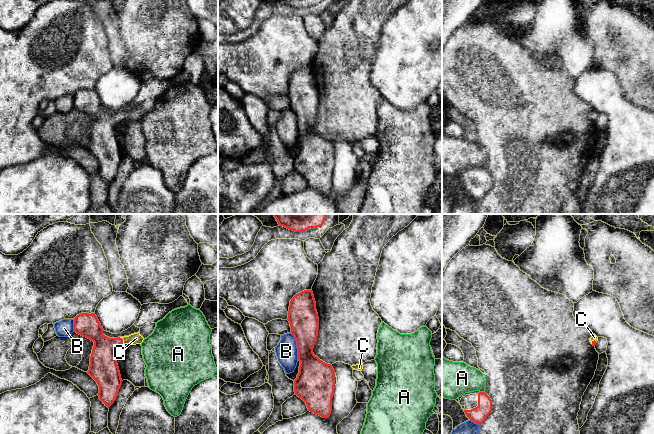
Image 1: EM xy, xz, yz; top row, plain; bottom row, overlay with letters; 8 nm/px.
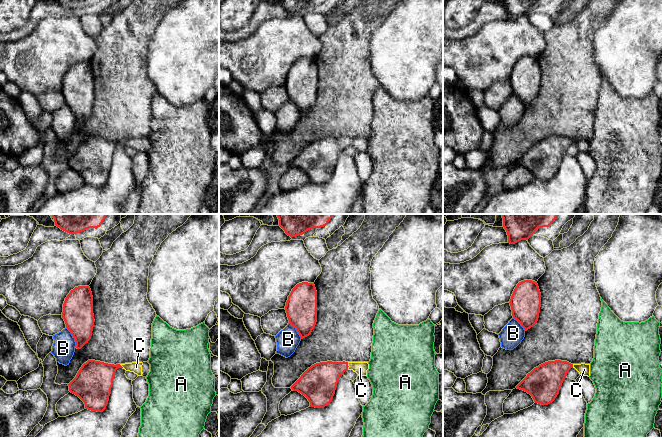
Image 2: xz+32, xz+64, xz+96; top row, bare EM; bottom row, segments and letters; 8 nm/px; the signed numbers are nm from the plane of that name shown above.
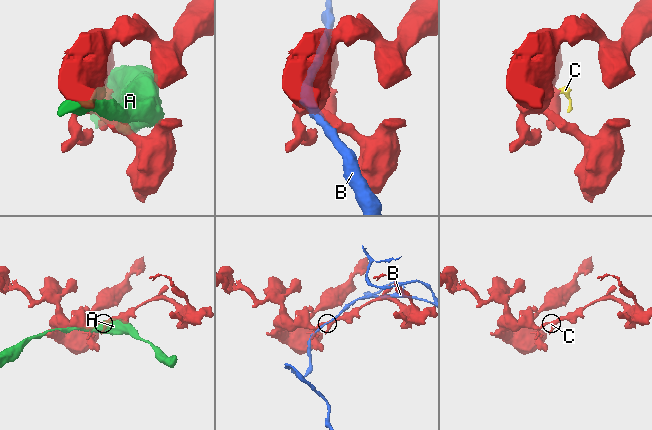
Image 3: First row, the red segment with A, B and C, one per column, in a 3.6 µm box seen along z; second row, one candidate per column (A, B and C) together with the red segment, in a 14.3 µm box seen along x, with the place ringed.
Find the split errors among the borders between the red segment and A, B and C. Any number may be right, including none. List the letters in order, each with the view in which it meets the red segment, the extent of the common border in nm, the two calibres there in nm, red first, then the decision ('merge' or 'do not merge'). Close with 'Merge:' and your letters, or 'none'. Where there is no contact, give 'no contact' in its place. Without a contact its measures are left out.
A: contact in yz; length 40 nm; calibres 120 and 280 nm; do not merge
B: contact in xz; length 240 nm; calibres 240 and 180 nm; do not merge
C: contact in xy; length 70 nm; calibres 220 and 90 nm; merge
Merge: C

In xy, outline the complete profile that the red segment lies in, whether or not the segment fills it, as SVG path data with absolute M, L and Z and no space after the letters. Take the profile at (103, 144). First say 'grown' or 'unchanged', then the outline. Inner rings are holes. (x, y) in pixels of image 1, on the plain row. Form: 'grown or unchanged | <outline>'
grown | M81 89L74 94L74 108L94 118L90 133L88 150L99 162L99 175L108 184L114 179L122 161L116 126L122 120L141 120L151 111L156 99L147 99L138 109L129 112L109 114L103 110L103 104L95 89Z

